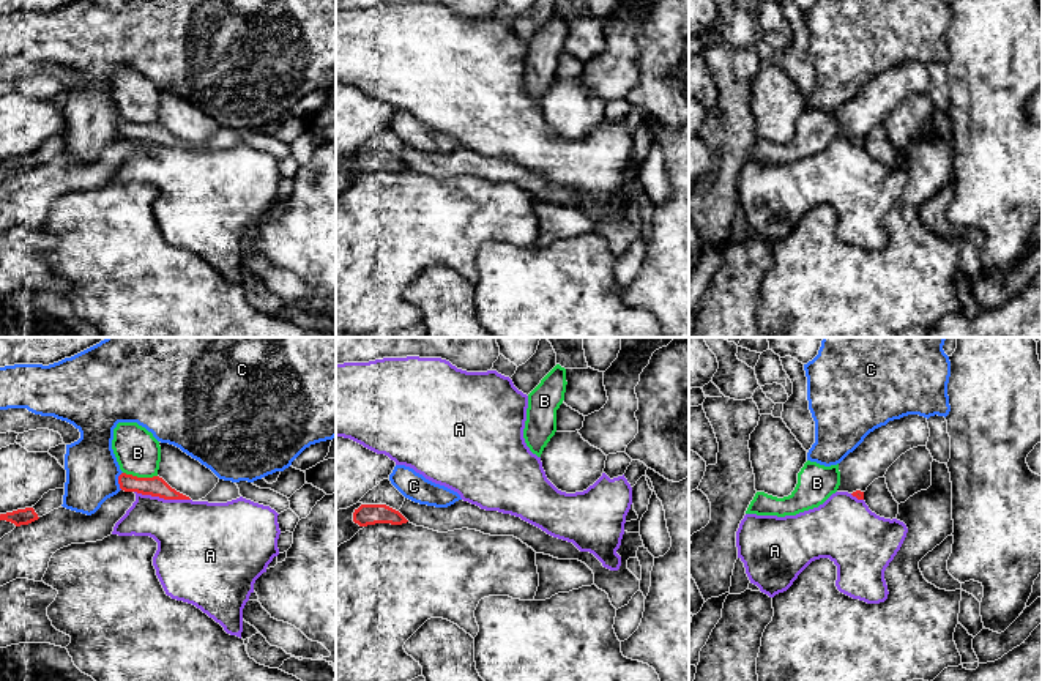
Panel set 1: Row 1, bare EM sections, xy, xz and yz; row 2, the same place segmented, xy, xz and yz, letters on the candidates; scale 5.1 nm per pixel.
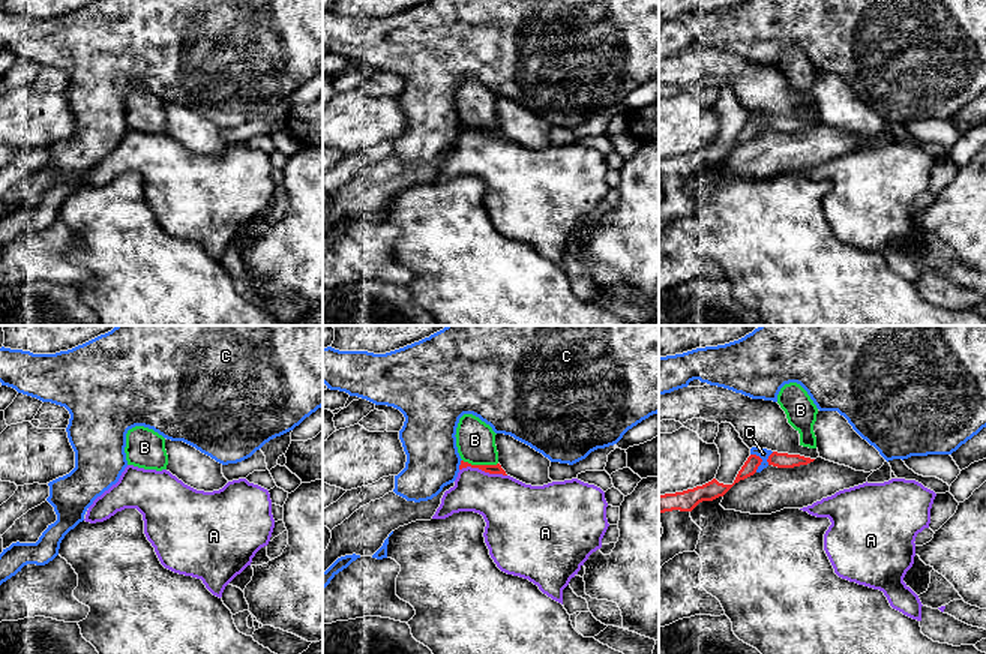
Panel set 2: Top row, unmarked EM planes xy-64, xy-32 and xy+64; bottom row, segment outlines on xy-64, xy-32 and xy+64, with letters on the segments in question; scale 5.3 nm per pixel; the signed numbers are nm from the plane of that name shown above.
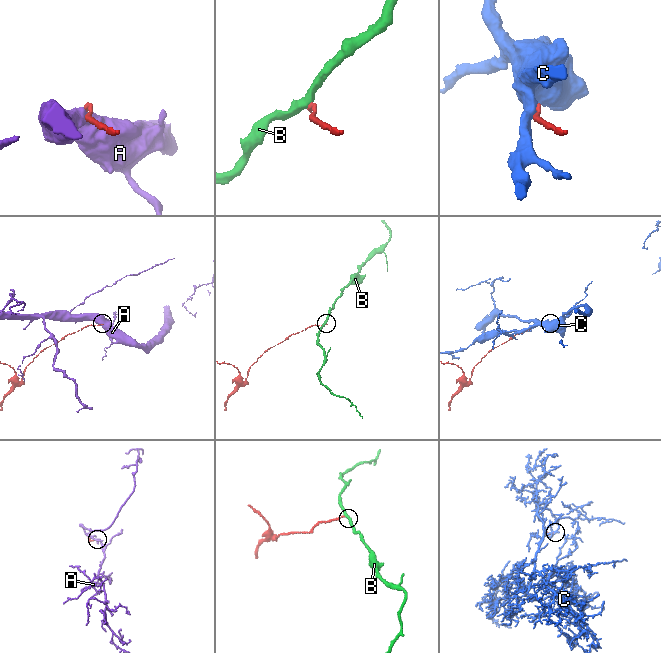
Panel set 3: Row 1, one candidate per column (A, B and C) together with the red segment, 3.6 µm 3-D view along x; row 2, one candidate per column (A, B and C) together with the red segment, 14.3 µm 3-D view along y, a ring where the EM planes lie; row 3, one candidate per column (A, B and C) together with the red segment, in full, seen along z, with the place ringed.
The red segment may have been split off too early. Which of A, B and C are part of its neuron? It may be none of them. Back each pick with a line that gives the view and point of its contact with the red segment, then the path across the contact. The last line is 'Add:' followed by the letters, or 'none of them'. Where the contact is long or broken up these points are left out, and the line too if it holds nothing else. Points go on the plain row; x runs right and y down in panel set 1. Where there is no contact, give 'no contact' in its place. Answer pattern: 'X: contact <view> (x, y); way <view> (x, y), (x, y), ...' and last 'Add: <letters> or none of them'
Add: none of them

